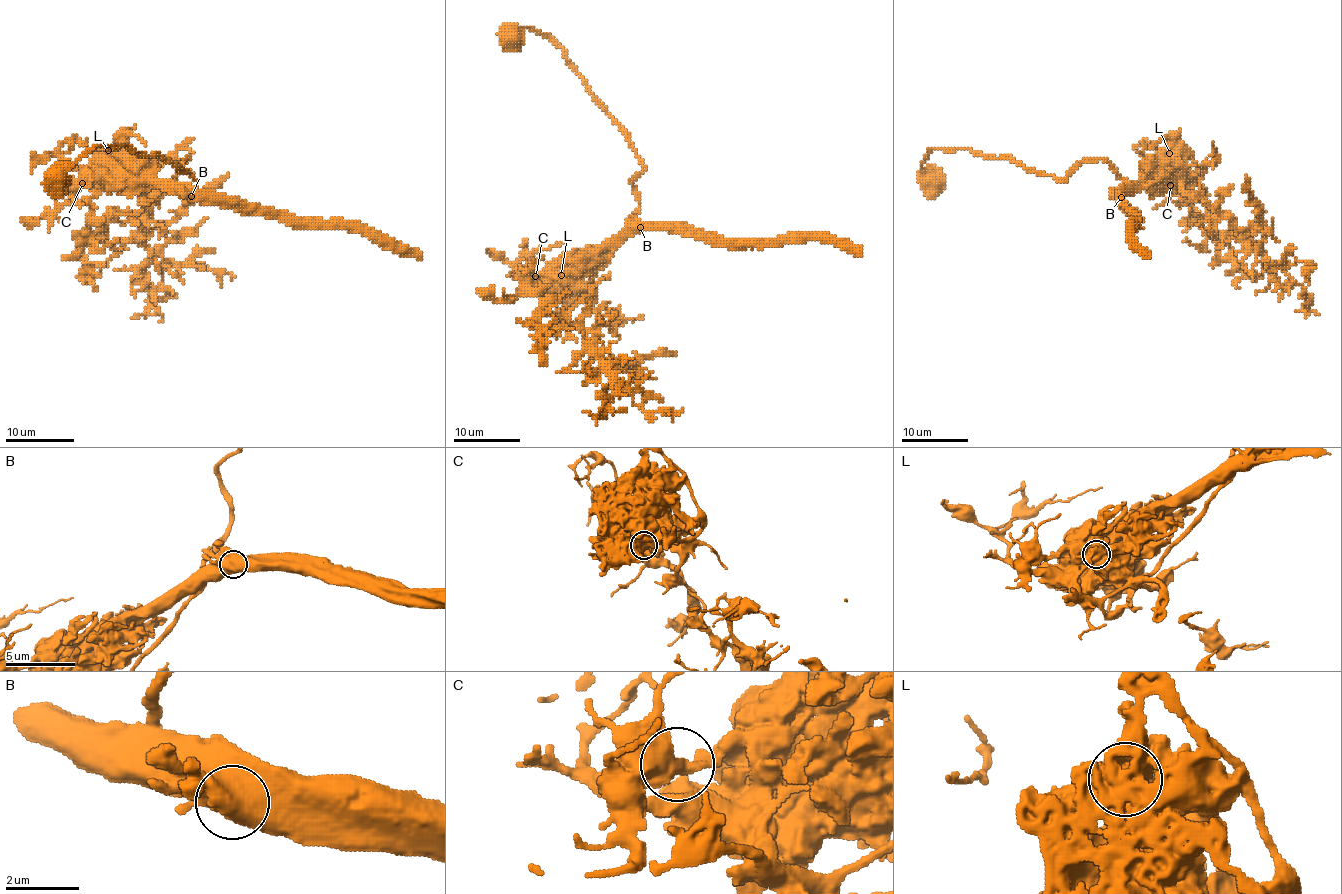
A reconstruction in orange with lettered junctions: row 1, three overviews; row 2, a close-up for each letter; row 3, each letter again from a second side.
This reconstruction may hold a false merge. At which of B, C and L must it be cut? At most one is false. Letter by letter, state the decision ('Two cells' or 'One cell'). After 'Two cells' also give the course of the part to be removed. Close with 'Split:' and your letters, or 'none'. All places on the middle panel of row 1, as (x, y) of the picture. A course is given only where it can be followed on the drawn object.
B: One cell
C: Two cells. Course of the part to remove: (536, 277), (531, 295), (566, 296), (589, 281), (638, 209), (642, 161), (552, 40), (524, 28), (509, 40)
L: One cell
Split: C

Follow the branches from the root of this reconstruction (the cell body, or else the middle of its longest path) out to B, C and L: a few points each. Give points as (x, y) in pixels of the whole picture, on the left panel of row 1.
B: (53, 179), (96, 146), (129, 146), (158, 153), (193, 177), (184, 167), (189, 157), (177, 181), (191, 196)
C: (53, 179), (96, 146), (158, 153), (193, 176), (184, 167), (189, 157), (174, 183), (82, 183)
L: (53, 179), (96, 146), (158, 153), (193, 177), (184, 167), (189, 157), (174, 183), (155, 183), (108, 150)

